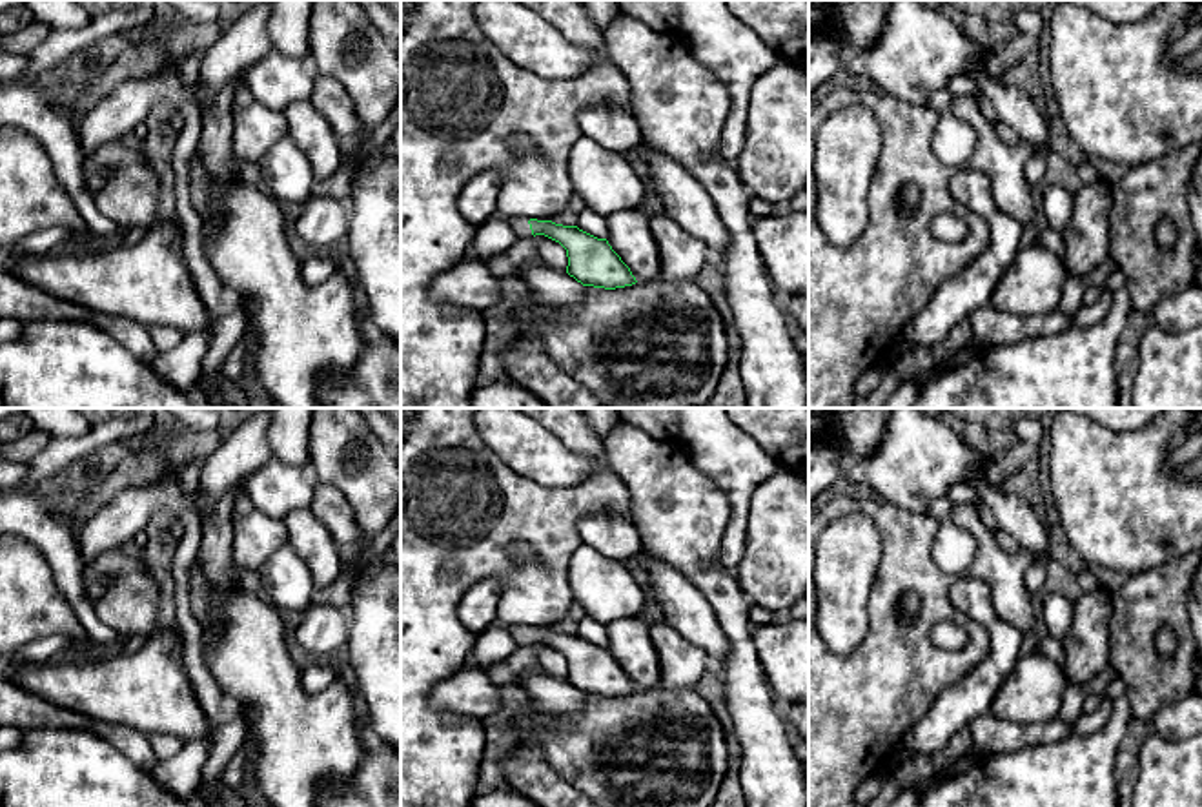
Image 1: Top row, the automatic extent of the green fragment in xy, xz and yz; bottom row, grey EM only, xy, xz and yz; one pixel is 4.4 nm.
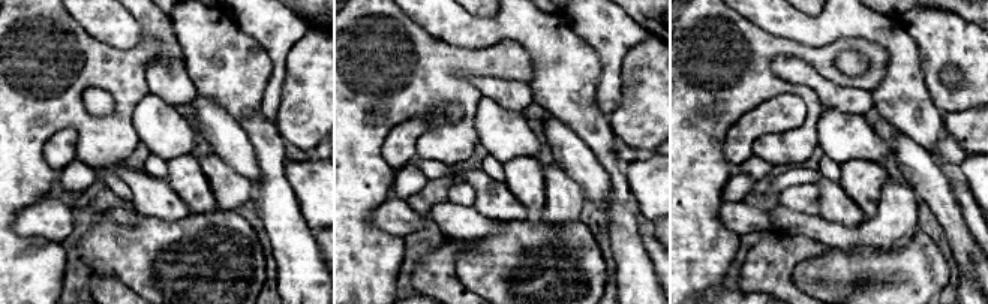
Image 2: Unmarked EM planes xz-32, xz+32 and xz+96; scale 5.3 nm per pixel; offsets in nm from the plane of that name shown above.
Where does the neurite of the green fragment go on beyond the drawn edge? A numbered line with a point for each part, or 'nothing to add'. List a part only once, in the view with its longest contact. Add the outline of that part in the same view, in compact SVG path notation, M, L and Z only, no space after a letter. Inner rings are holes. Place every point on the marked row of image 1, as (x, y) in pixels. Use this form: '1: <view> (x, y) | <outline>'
1: xz (521, 226) | M506 219L506 220L512 224L517 237L532 237L528 219Z

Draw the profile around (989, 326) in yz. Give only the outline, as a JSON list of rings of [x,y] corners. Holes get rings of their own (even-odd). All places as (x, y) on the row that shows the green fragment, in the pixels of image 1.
[[[991,302],[971,312],[965,321],[969,322],[974,348],[994,348],[1034,337],[1051,337],[1073,326],[1071,317],[1058,310],[1045,315],[1014,315],[994,308]]]

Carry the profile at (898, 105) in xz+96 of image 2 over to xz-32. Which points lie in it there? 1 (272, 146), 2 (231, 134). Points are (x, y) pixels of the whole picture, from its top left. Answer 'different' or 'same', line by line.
1: same
2: different

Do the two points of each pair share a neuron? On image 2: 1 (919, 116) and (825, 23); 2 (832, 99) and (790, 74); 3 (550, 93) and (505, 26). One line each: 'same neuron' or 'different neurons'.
1: same neuron
2: same neuron
3: same neuron

